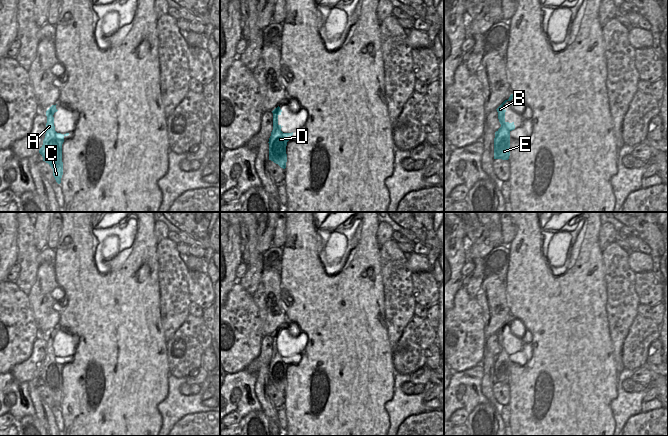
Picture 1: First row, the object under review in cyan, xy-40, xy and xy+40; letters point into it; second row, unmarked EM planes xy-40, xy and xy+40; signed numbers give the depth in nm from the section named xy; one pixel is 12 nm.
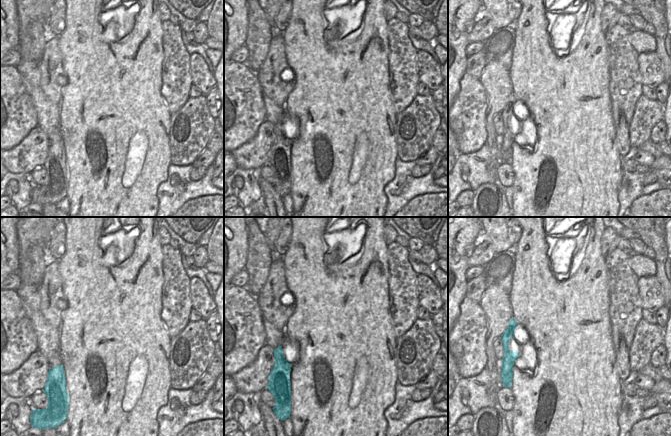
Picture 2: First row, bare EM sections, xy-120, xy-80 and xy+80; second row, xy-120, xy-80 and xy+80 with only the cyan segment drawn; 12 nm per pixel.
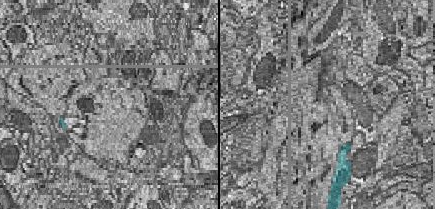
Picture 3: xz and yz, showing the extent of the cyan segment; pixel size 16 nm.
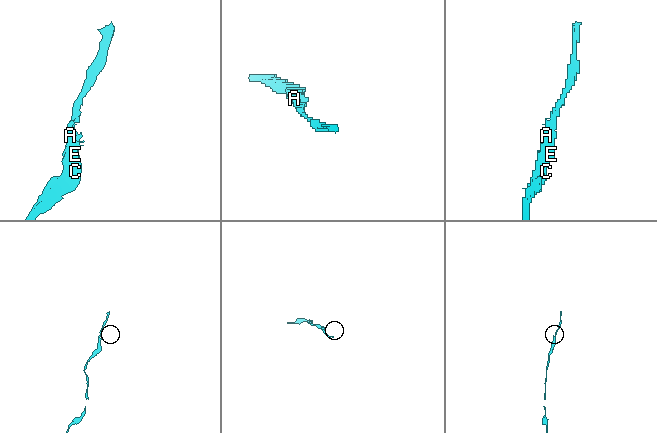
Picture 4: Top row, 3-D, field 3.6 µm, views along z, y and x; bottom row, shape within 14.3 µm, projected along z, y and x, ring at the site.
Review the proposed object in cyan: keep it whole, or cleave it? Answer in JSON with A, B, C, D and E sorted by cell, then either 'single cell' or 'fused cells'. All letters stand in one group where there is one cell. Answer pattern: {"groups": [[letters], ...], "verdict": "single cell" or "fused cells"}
{"groups": [["A", "B", "C", "D", "E"]], "verdict": "single cell"}

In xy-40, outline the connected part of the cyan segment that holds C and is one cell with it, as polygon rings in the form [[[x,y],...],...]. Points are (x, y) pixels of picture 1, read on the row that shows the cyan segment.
[[[52,105],[46,111],[46,134],[39,153],[42,155],[43,161],[51,166],[53,169],[53,176],[56,182],[60,184],[63,175],[62,144],[64,142],[64,137],[68,136],[69,133],[63,135],[55,131],[53,115],[57,111],[56,105]]]

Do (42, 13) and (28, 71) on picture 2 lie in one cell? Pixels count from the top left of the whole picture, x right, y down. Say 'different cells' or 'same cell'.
same cell

